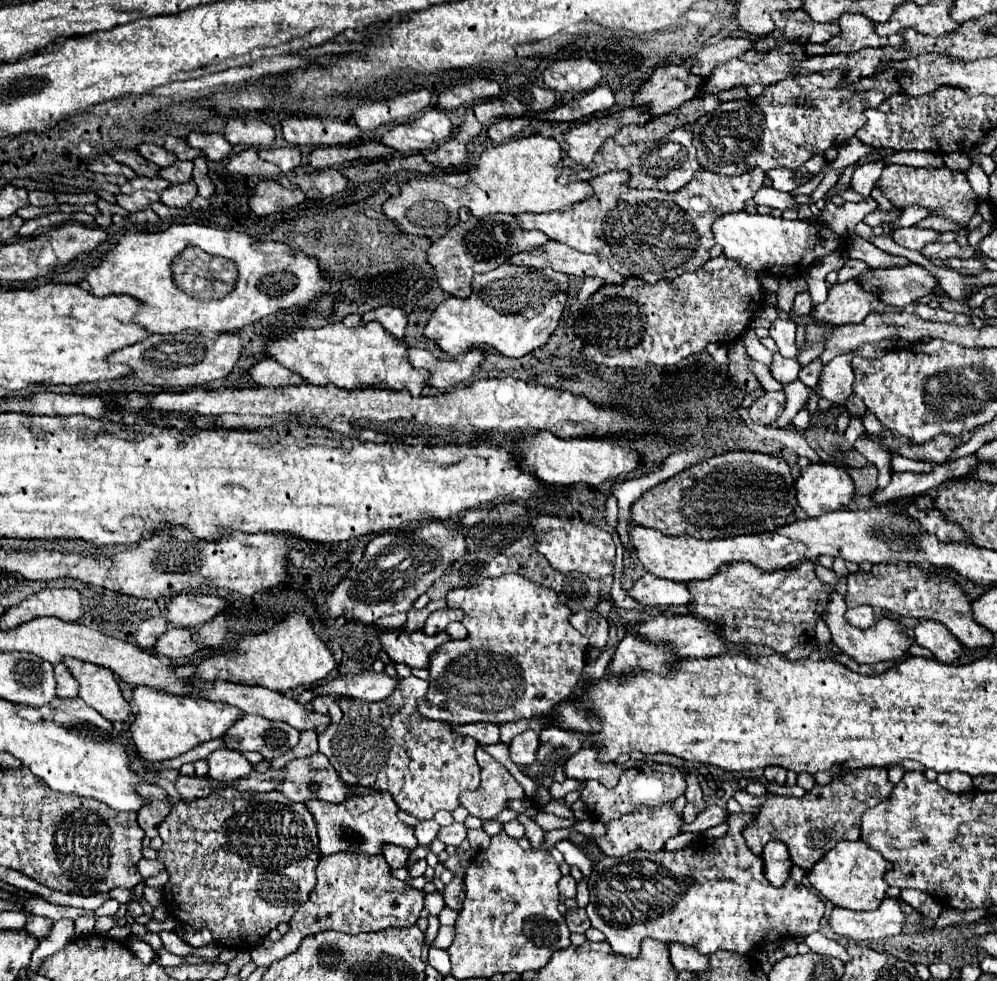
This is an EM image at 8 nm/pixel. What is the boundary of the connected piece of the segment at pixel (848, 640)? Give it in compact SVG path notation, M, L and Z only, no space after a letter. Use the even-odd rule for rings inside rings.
M833 592L830 597L830 602L826 612L824 613L824 621L830 633L832 633L832 641L838 645L838 649L842 653L846 653L848 657L852 657L854 661L858 663L880 663L880 661L898 661L906 655L908 647L914 643L912 637L904 635L898 627L898 623L894 619L888 619L888 617L882 617L880 621L876 621L870 629L858 629L858 627L852 627L846 619L844 619L844 599L837 592Z

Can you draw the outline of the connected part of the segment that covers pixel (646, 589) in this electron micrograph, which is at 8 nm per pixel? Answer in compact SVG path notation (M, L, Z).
M650 573L642 575L626 593L644 607L670 607L670 605L686 605L690 601L690 591L686 591L686 583L674 583L666 579L658 579Z

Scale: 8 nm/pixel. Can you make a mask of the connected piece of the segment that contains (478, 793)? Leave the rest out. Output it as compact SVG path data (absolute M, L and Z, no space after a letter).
M482 747L476 749L476 761L482 769L482 781L476 791L462 791L460 795L460 805L466 807L470 815L482 821L494 819L502 809L506 809L506 801L524 799L520 783Z

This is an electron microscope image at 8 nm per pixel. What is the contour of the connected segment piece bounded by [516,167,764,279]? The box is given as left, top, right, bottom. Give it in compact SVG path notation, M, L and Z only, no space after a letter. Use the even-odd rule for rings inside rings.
M756 167L736 177L724 177L698 169L694 179L674 193L630 189L624 183L628 177L626 171L610 171L594 177L588 181L594 195L584 199L584 203L540 215L516 215L518 227L538 229L548 239L560 241L582 253L598 251L622 277L640 277L648 273L644 279L672 279L700 269L710 259L708 249L714 245L710 225L724 213L742 211L744 203L762 187L764 171Z

